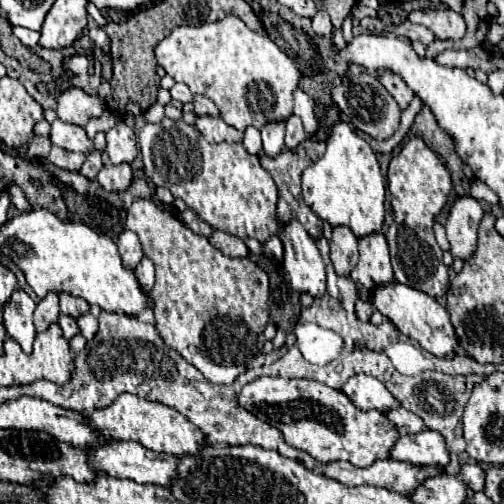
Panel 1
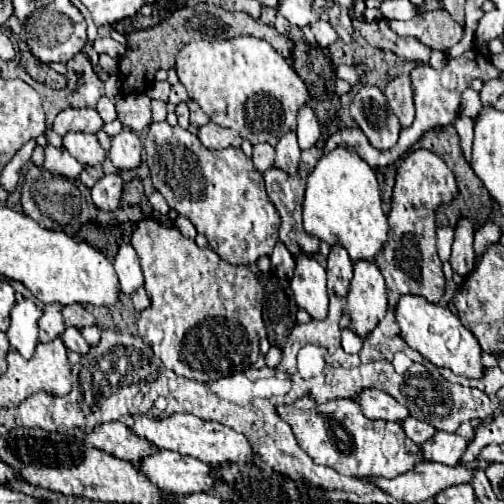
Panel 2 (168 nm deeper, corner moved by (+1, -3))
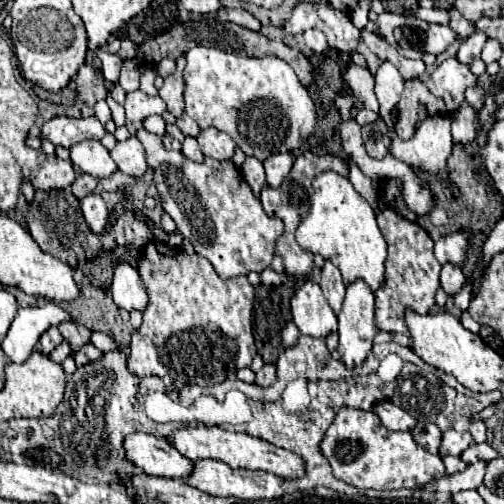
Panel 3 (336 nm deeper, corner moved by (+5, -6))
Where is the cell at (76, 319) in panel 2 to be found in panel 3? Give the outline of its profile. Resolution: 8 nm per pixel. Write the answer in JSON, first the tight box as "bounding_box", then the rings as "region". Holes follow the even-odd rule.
{"bounding_box":[59,322,91,356],"region":[[[63,322],[63,324],[59,324],[59,332],[61,332],[63,340],[69,344],[71,356],[75,356],[75,352],[79,348],[89,344],[89,338],[91,338],[91,330],[81,326],[81,324],[75,324],[75,322]]]}

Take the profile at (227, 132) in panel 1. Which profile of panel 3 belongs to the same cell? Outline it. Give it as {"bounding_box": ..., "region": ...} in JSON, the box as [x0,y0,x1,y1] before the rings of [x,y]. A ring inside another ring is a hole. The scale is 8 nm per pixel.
{"bounding_box":[197,128,235,160],"region":[[[215,128],[201,130],[201,134],[197,136],[197,142],[199,142],[201,152],[205,156],[209,156],[209,158],[215,158],[215,160],[229,160],[229,158],[233,158],[235,142],[231,140],[231,136],[227,136],[221,130],[215,130]]]}

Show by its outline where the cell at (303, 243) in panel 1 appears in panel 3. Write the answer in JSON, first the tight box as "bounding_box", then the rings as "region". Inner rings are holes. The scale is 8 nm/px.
{"bounding_box":[291,280,337,338],"region":[[[307,280],[291,300],[293,322],[301,334],[313,338],[327,338],[337,330],[337,316],[327,304],[319,284]]]}

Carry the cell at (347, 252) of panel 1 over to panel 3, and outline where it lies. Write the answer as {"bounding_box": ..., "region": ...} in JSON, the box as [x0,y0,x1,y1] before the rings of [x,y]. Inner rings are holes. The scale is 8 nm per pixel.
{"bounding_box":[319,260,345,314],"region":[[[329,260],[323,266],[323,274],[321,274],[321,284],[319,286],[325,292],[329,306],[337,314],[341,310],[341,304],[343,304],[343,298],[345,298],[345,286],[343,286],[339,268],[333,266]]]}

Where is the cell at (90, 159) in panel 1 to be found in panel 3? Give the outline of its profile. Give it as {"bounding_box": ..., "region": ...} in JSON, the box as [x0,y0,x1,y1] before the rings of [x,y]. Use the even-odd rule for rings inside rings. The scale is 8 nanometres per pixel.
{"bounding_box":[71,174,97,200],"region":[[[79,174],[77,176],[77,180],[73,182],[73,186],[71,186],[71,190],[73,190],[73,194],[81,200],[83,196],[87,196],[87,194],[91,194],[91,192],[95,192],[95,188],[97,188],[97,178],[93,178],[93,176],[89,176],[89,174]]]}

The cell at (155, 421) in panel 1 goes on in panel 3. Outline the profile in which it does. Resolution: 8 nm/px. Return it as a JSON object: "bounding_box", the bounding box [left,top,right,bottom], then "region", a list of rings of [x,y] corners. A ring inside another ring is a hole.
{"bounding_box":[169,426,305,478],"region":[[[187,426],[187,428],[173,432],[173,436],[169,440],[175,444],[175,448],[179,448],[179,452],[183,452],[183,456],[191,458],[193,462],[201,460],[201,458],[215,458],[215,460],[223,460],[231,468],[265,470],[265,472],[277,474],[281,478],[305,476],[301,456],[295,456],[295,452],[287,452],[285,448],[277,448],[277,446],[269,444],[267,440],[261,440],[261,438],[255,438],[255,436],[249,436],[243,432],[227,432],[219,426]]]}

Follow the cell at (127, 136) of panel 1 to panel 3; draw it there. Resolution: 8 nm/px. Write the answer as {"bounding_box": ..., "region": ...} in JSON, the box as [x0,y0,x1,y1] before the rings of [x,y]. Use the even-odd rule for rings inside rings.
{"bounding_box":[111,136,147,176],"region":[[[133,136],[125,142],[117,142],[117,146],[111,150],[111,158],[115,160],[117,168],[129,176],[143,176],[147,172],[147,160],[145,150],[141,142]]]}

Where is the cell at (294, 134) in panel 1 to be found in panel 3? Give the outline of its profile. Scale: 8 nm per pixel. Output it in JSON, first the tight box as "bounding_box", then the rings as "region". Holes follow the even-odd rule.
{"bounding_box":[263,154,293,188],"region":[[[277,154],[277,156],[271,156],[263,162],[263,168],[265,168],[265,174],[267,174],[267,186],[271,188],[279,188],[283,178],[289,174],[293,166],[293,156],[291,154]]]}

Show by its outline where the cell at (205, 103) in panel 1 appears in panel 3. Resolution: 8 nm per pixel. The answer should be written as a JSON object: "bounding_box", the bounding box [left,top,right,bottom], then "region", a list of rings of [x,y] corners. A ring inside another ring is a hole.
{"bounding_box":[177,114,201,138],"region":[[[183,114],[183,116],[177,118],[177,128],[183,132],[183,136],[193,136],[193,138],[197,138],[197,134],[201,132],[199,126],[197,126],[197,122],[193,118],[189,118],[187,114]]]}

